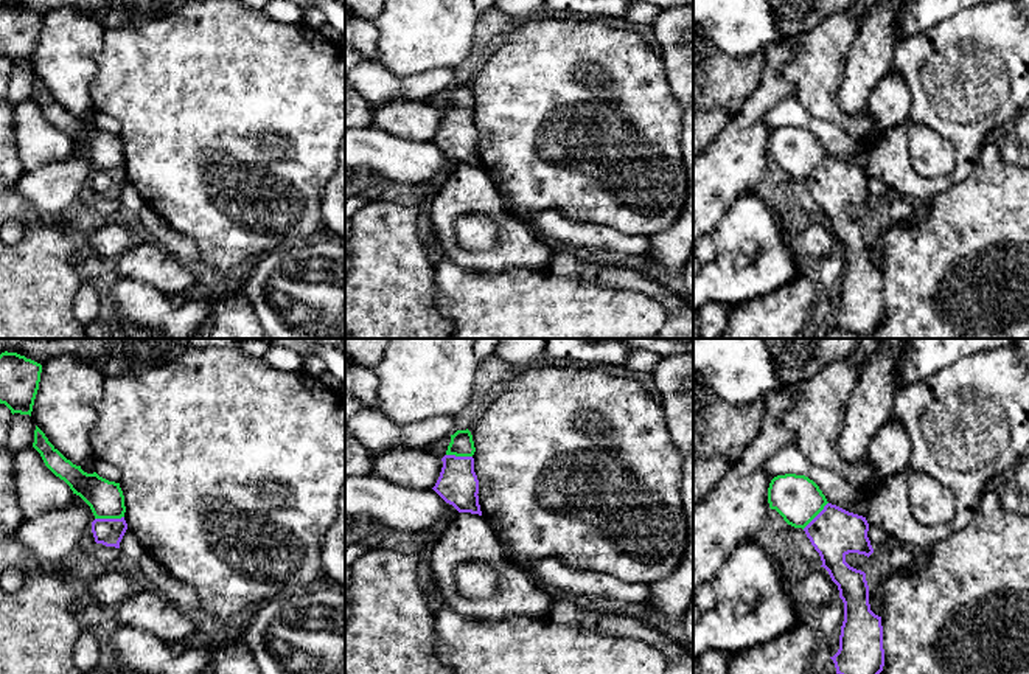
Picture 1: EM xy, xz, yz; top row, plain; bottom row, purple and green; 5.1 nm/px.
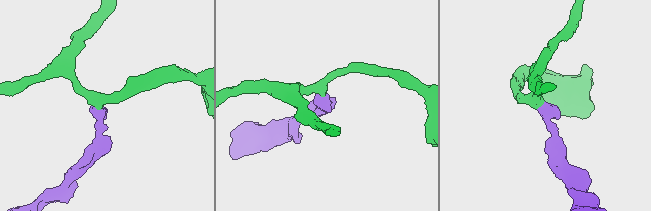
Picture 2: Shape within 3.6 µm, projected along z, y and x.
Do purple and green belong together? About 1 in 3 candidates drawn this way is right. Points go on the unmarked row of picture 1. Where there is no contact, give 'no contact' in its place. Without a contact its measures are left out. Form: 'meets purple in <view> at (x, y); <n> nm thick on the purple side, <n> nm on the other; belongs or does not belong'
meets purple in xy at (109, 171); 140 nm thick on the purple side, 190 nm on the other; does not belong

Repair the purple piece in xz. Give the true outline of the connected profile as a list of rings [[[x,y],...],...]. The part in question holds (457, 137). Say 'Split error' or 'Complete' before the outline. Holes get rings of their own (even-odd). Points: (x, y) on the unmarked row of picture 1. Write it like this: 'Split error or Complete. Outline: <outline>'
Complete. Outline: [[[445,107],[441,113],[440,129],[432,141],[459,165],[482,168],[474,110]]]

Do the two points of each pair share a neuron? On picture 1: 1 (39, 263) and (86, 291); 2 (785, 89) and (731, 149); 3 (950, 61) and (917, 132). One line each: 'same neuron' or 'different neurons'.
1: different neurons
2: same neuron
3: different neurons

